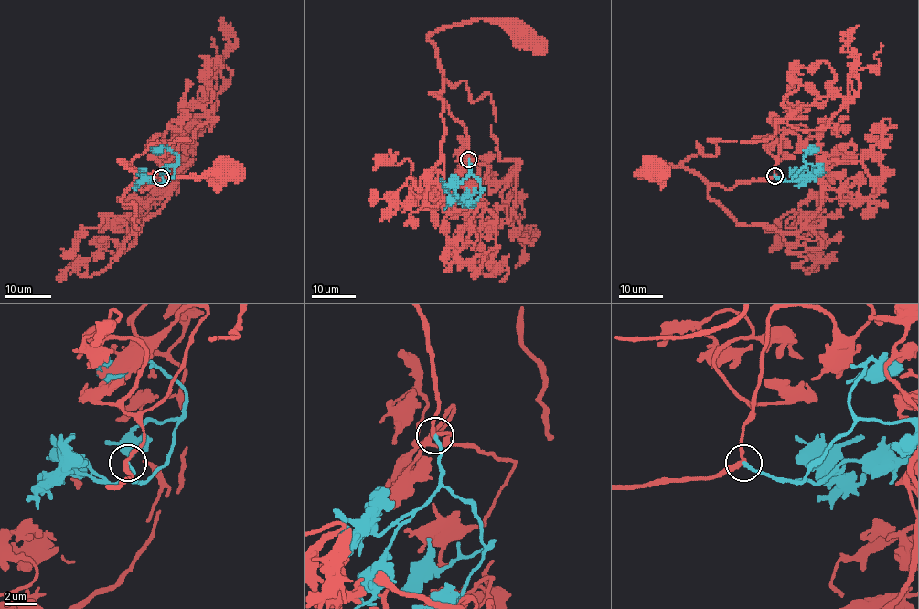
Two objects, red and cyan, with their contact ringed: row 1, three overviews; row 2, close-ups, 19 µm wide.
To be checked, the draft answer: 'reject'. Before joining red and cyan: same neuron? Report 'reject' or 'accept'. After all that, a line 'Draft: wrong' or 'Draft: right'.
accept
Draft: wrong

